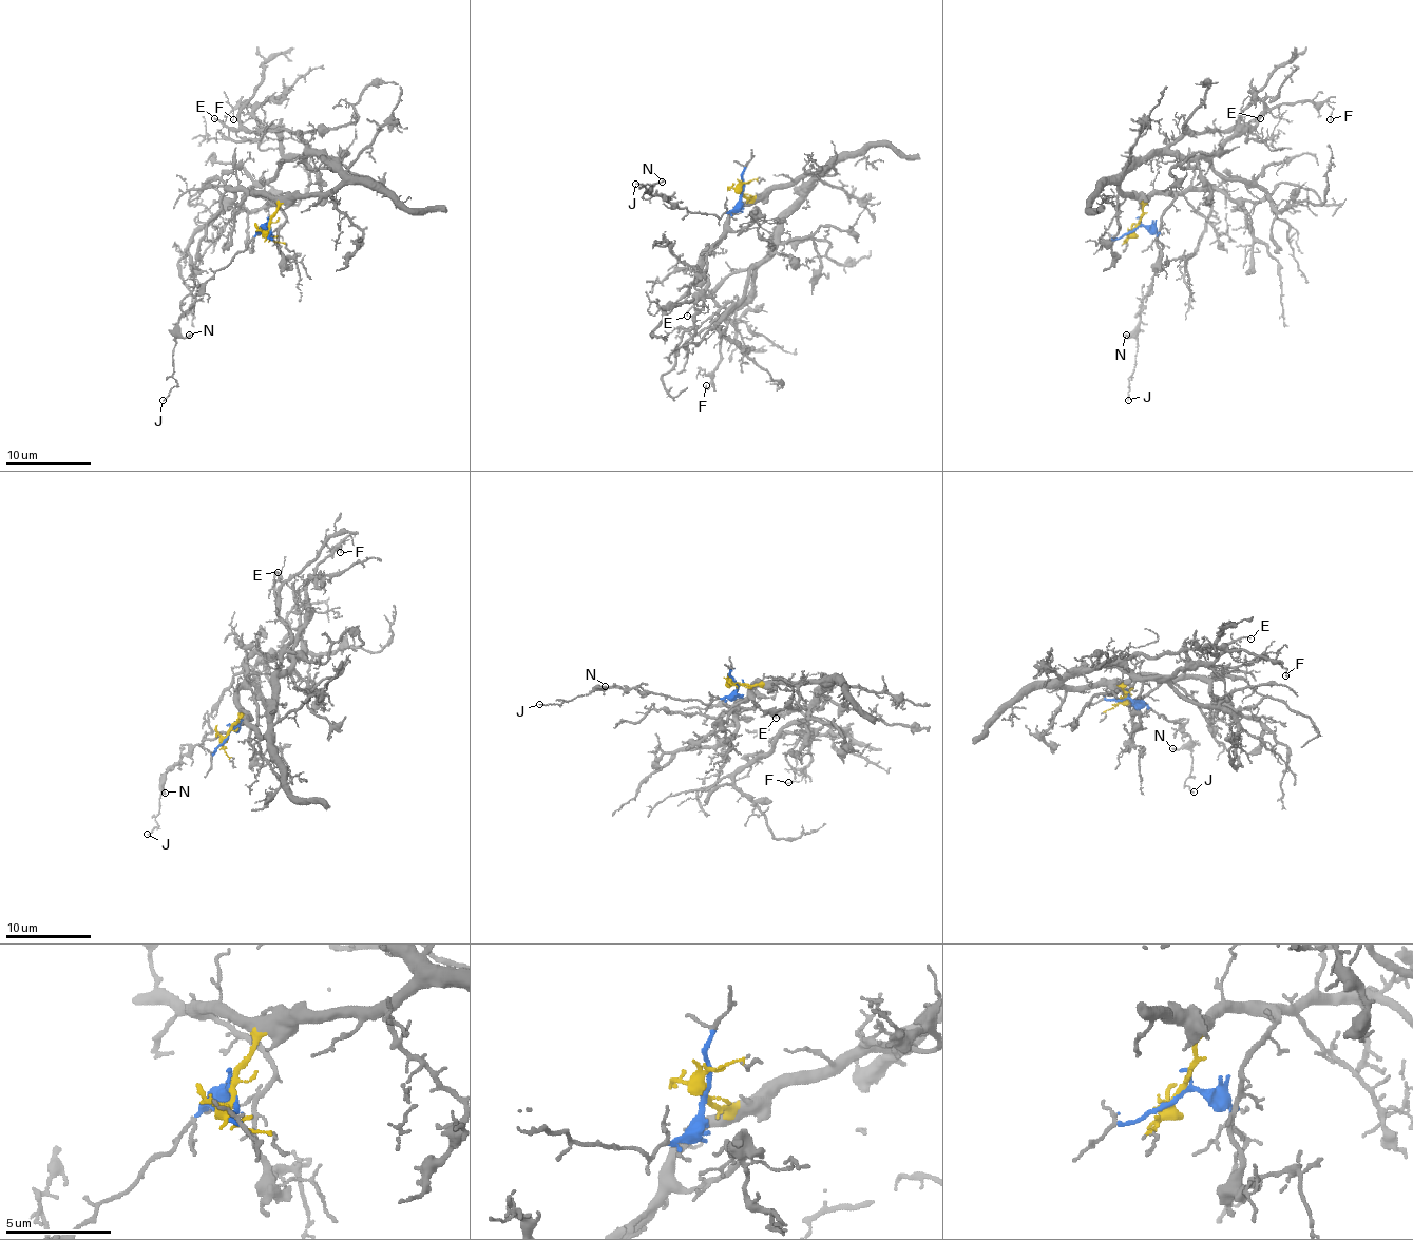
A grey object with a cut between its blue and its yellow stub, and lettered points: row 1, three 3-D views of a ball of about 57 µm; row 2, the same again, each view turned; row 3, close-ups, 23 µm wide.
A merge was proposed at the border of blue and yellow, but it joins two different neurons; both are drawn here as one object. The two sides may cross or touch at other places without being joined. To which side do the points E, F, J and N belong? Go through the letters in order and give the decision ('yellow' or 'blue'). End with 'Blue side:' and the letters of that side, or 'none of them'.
E: yellow
F: yellow
J: blue
N: blue
Blue side: J, N

